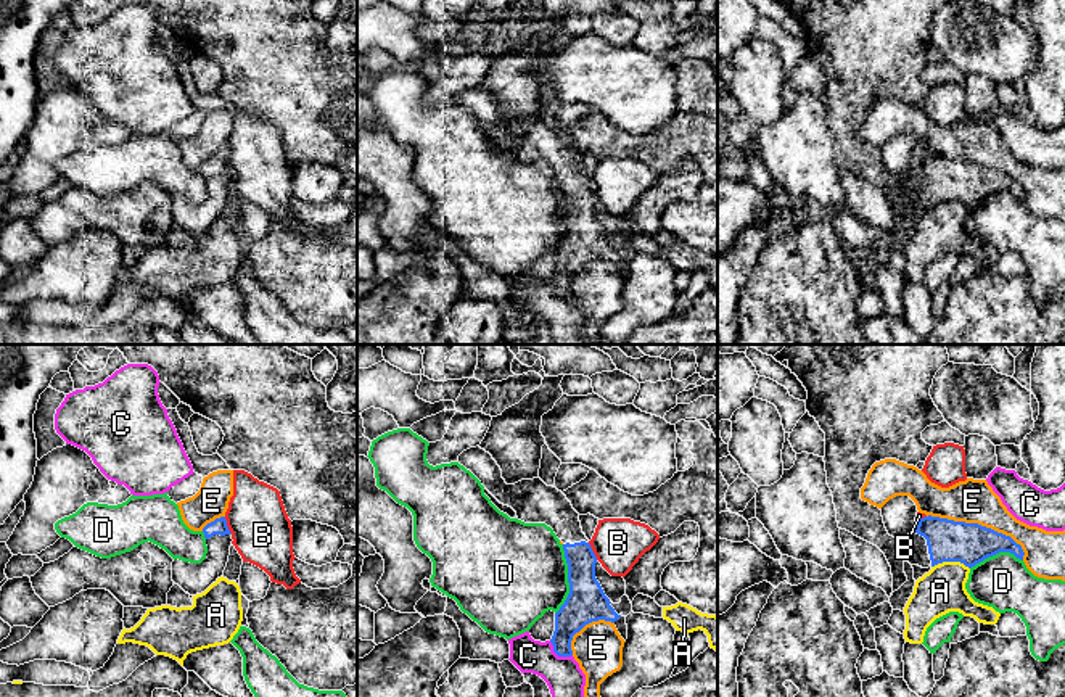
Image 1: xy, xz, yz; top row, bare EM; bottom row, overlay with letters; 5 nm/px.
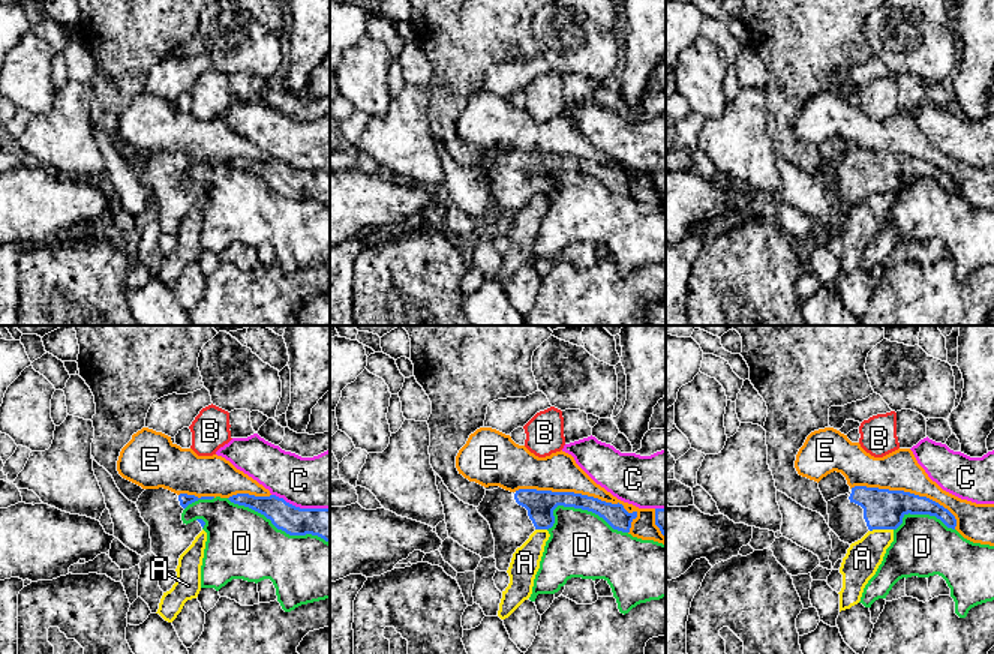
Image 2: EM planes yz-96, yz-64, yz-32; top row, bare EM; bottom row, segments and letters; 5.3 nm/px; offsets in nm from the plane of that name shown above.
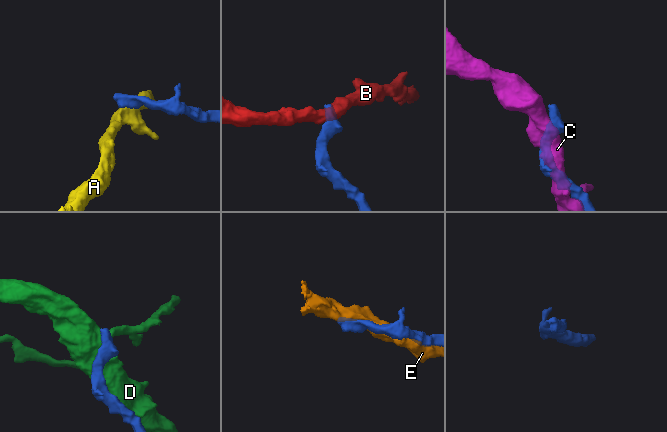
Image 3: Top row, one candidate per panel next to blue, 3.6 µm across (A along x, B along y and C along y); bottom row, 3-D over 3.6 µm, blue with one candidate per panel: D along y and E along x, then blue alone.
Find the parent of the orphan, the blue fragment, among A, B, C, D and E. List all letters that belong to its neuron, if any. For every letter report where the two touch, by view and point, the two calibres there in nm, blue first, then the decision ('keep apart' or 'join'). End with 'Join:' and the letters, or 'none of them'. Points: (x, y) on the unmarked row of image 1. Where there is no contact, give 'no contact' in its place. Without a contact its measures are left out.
A: contact yz (951, 200); calibres 200 and 220 nm; keep apart
B: contact xy (226, 164); calibres 80 and 300 nm; keep apart
C: contact xz (559, 295); calibres 160 and 190 nm; keep apart
D: contact xz (568, 219); calibres 200 and 480 nm; keep apart
E: contact yz (980, 164); calibres 200 and 220 nm; keep apart
Join: none of them

